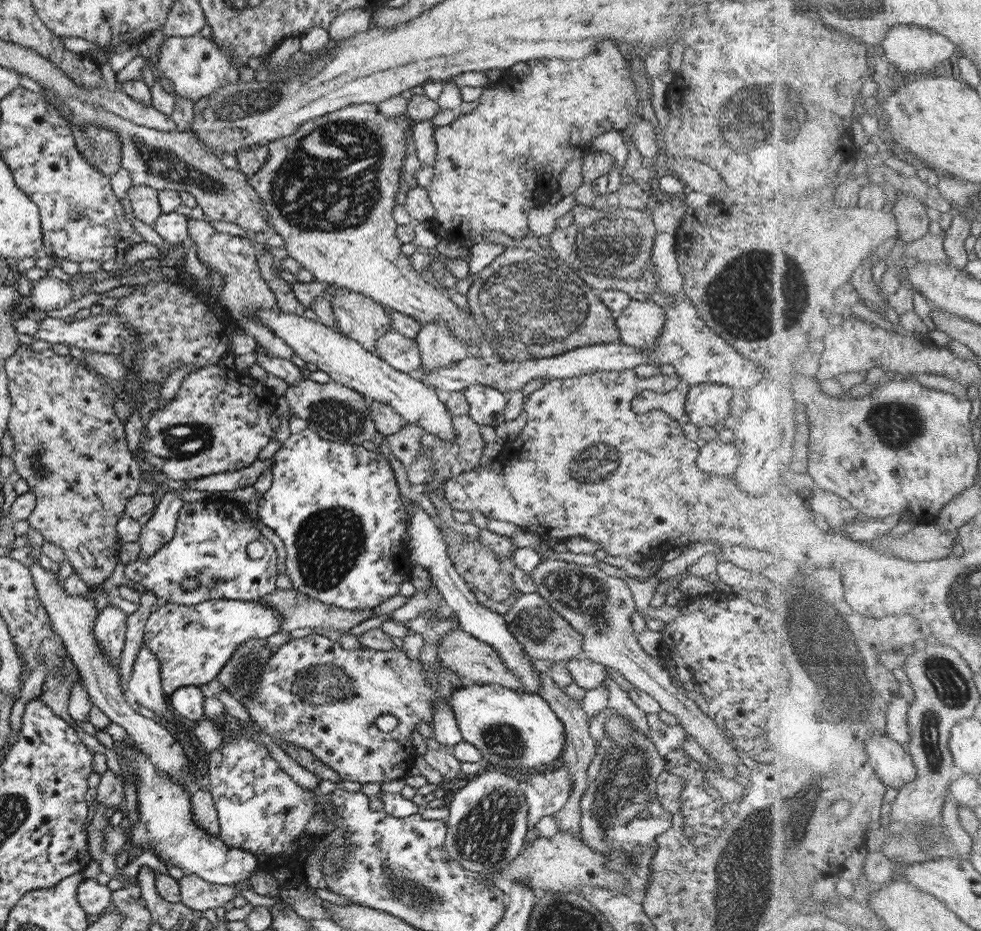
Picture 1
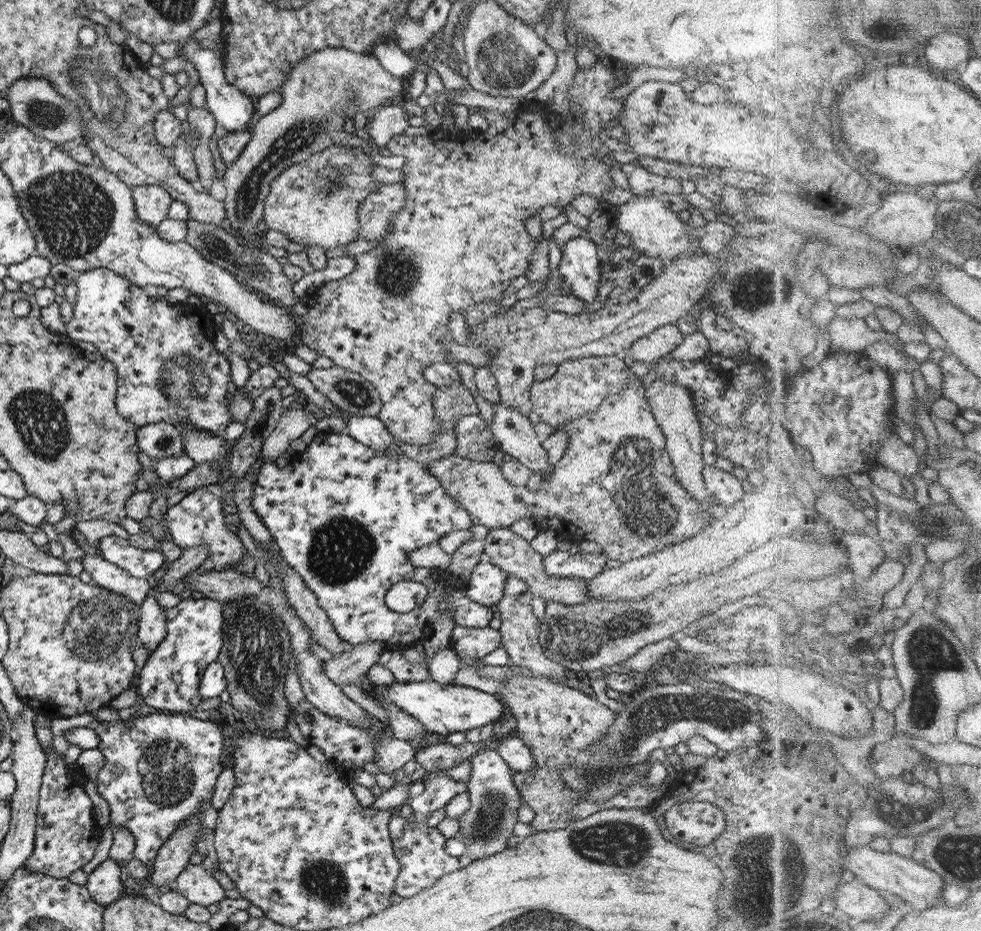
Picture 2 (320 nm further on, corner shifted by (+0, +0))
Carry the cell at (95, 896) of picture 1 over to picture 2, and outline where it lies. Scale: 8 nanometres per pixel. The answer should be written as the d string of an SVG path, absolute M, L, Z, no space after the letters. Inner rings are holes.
M107 858L87 875L84 887L97 904L109 905L124 893L119 868L120 863Z

